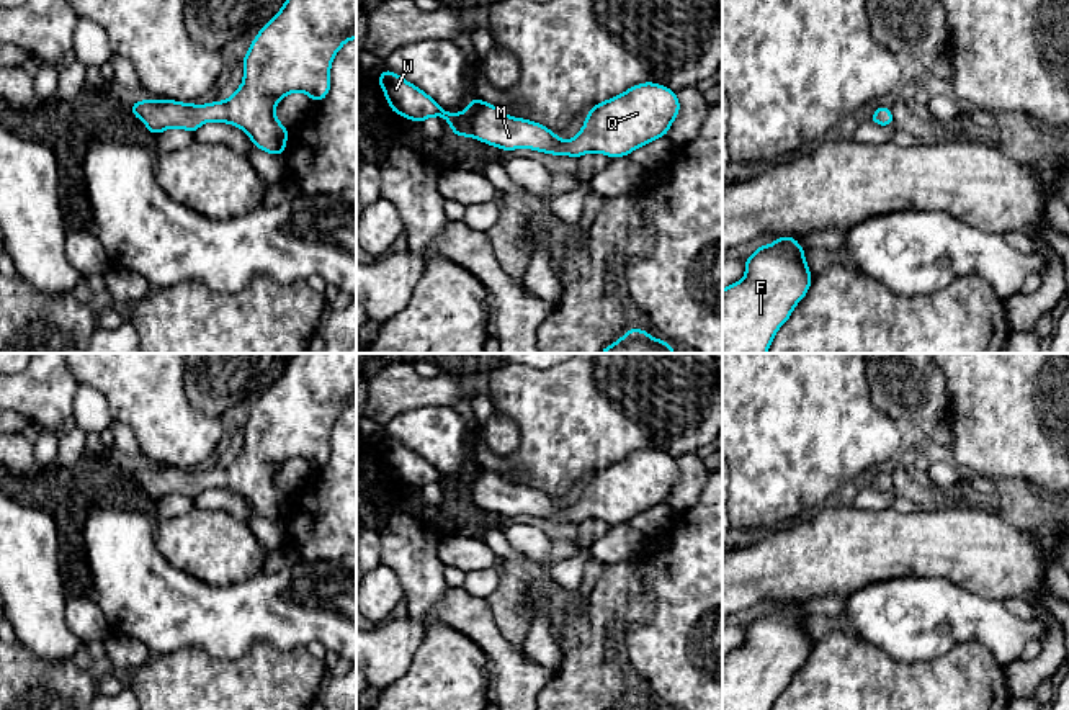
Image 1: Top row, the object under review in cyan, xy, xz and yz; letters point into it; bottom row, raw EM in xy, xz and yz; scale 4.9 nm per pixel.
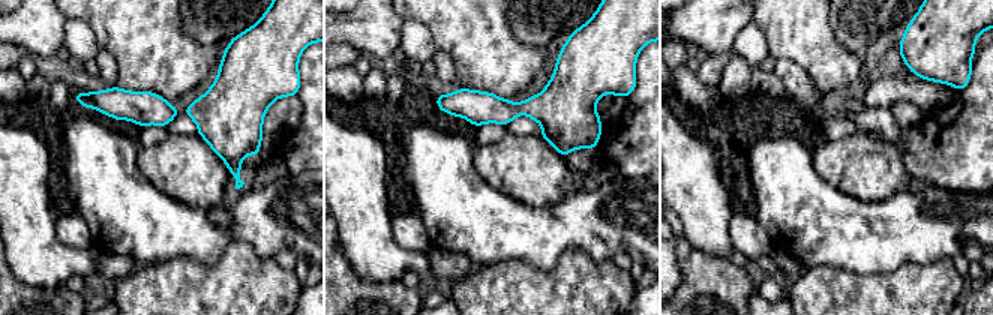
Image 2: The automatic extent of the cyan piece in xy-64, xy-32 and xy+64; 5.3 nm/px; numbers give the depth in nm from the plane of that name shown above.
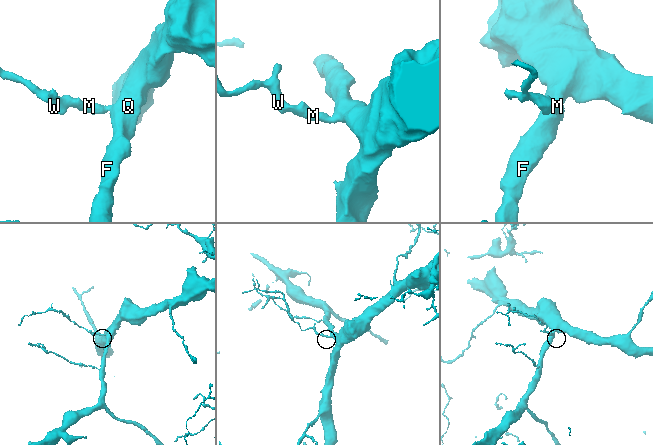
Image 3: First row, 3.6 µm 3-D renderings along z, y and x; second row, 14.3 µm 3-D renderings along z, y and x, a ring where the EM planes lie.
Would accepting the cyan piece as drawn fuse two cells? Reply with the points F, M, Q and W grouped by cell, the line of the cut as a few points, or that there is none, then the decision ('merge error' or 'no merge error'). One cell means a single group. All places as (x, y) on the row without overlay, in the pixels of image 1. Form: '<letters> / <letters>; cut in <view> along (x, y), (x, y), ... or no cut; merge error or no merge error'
F M Q W; no cut; no merge error

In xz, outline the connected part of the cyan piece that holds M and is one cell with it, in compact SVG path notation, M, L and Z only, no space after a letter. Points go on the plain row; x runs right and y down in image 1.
M379 438L379 453L394 479L414 488L443 483L459 504L476 504L503 517L528 514L544 520L580 524L588 519L611 525L667 502L680 478L677 460L646 448L590 474L580 499L569 509L546 492L505 481L500 474L472 465L463 479L445 478L432 463L400 442Z

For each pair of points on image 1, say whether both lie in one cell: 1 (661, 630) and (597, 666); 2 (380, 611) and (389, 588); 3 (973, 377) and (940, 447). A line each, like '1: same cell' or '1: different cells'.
1: different cells
2: same cell
3: different cells

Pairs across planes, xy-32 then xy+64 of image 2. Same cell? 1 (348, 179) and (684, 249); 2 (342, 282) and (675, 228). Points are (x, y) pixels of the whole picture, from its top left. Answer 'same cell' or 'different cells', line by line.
1: different cells
2: different cells

